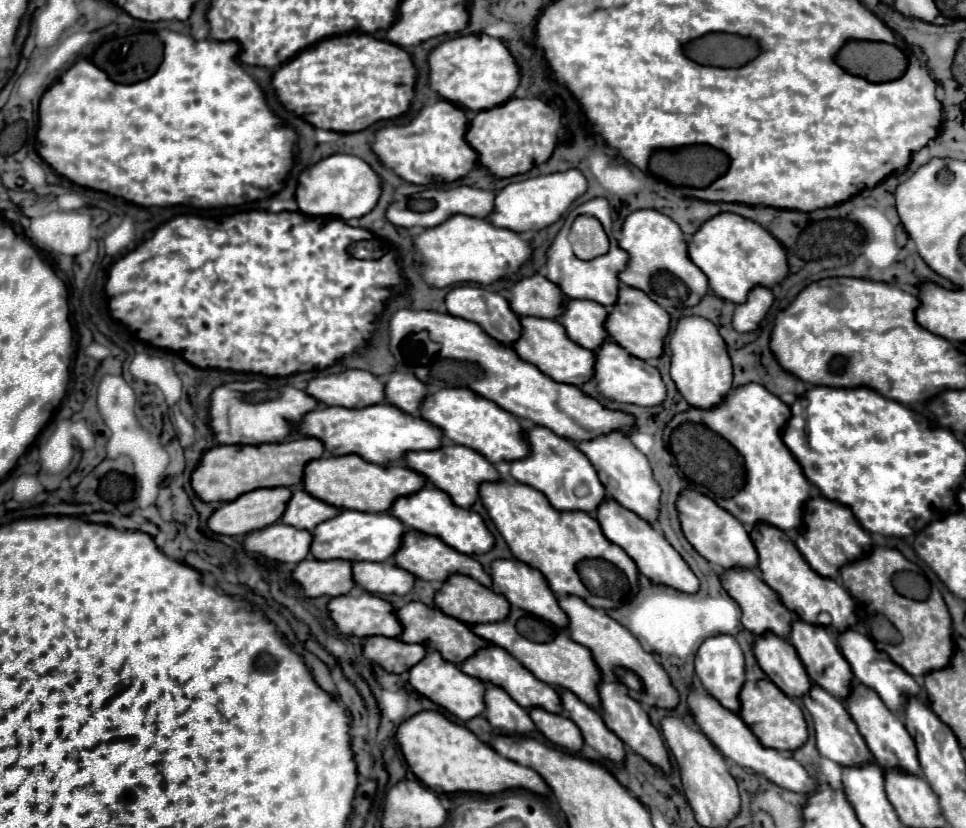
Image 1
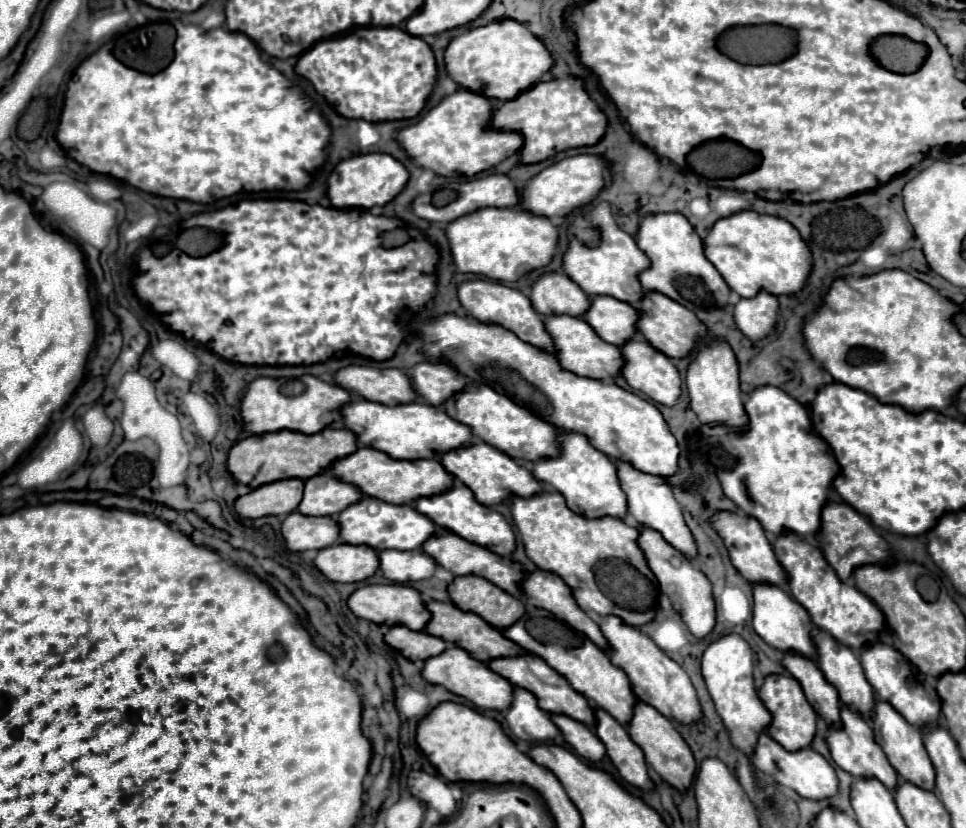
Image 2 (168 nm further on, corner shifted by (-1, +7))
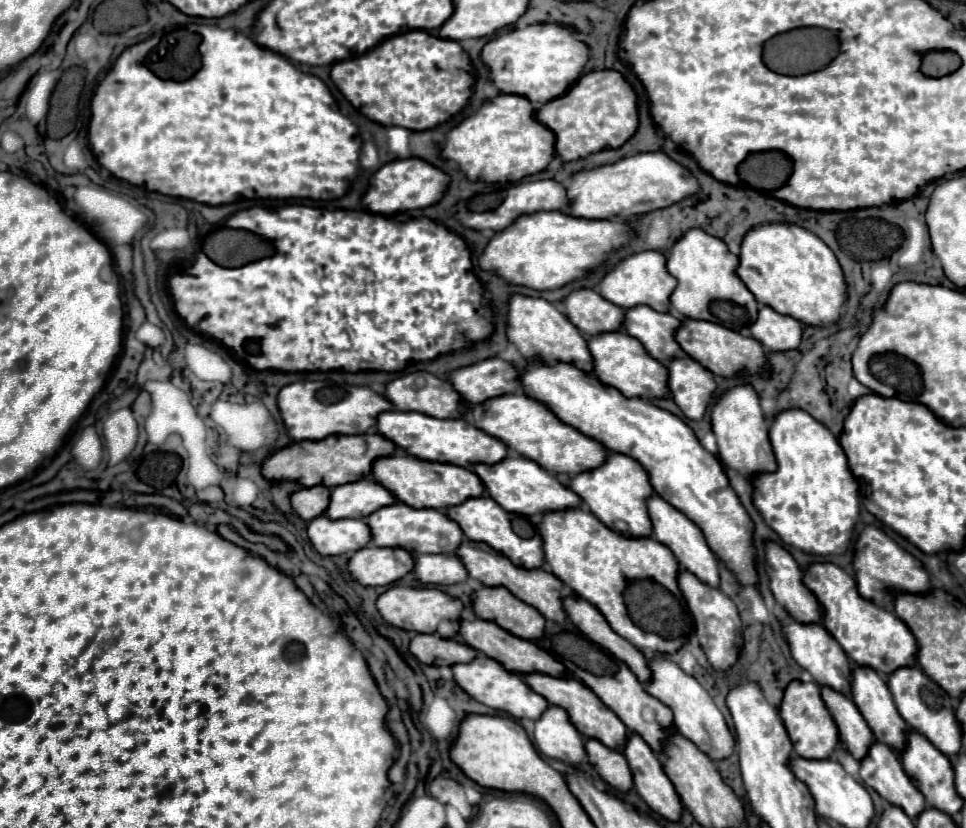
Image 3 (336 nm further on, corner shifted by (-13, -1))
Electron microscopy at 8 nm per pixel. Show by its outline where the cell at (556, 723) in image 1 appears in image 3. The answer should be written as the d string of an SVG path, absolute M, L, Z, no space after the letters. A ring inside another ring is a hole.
M589 739L585 743L587 755L595 771L601 775L605 783L609 783L613 789L625 793L633 789L633 775L629 771L629 763L625 763L625 755L619 751L613 751L605 747L597 739Z

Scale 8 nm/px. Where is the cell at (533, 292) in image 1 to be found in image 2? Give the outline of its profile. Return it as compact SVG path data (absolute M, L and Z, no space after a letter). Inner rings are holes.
M543 273L533 285L531 285L531 295L529 301L533 305L533 309L539 315L573 315L573 317L581 317L587 309L589 309L589 297L581 291L581 287L577 287L577 283L573 283L573 279L569 279L565 273Z

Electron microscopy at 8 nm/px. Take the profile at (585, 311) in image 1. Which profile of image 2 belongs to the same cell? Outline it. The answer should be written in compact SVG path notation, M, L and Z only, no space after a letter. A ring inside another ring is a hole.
M595 295L589 301L591 307L583 315L583 319L603 341L621 347L635 335L637 311L629 303L607 295Z

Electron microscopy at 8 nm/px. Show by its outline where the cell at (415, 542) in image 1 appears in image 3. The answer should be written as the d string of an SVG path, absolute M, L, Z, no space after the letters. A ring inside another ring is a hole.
M471 541L463 543L457 549L457 555L465 563L465 567L469 571L469 577L479 579L487 587L505 587L505 589L509 589L517 599L525 601L527 605L533 605L541 615L545 615L547 619L551 619L555 623L565 623L567 621L567 615L565 615L565 611L561 607L561 589L563 589L563 583L553 573L547 573L543 569L531 569L531 571L527 571L523 567L517 567L505 555L501 555L499 551L491 549L485 543L471 543Z

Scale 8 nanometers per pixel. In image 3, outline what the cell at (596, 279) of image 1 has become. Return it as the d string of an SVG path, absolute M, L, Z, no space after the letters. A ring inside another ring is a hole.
M643 251L643 253L623 259L615 269L607 271L607 275L603 277L603 281L599 283L597 289L607 301L611 301L623 309L647 305L659 313L667 313L669 295L673 293L673 287L677 287L677 279L673 279L673 275L669 275L669 271L665 271L665 255L659 251Z

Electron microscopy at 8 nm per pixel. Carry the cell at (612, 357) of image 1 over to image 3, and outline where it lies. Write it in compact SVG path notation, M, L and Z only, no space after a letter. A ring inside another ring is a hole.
M689 355L675 357L669 365L669 391L687 419L699 421L717 389L713 373Z

